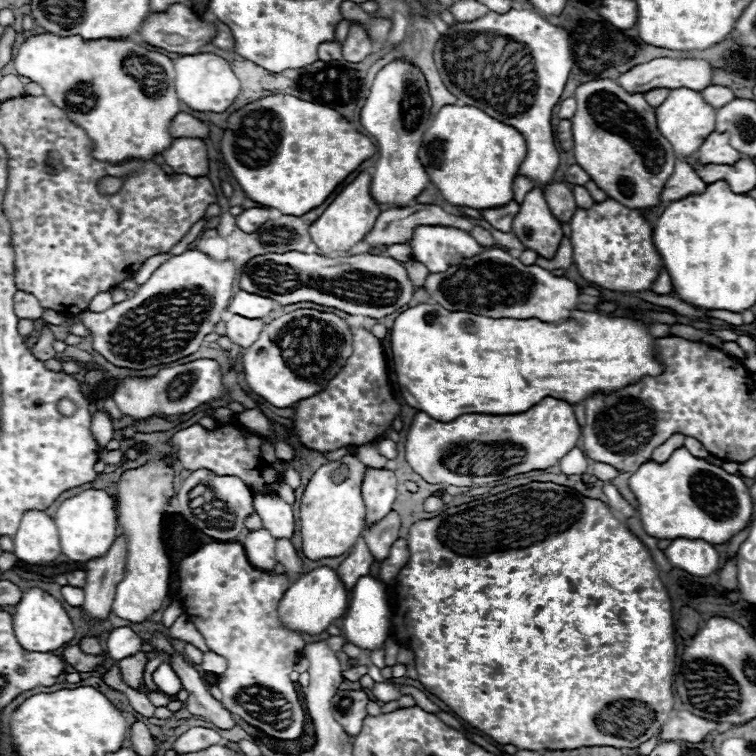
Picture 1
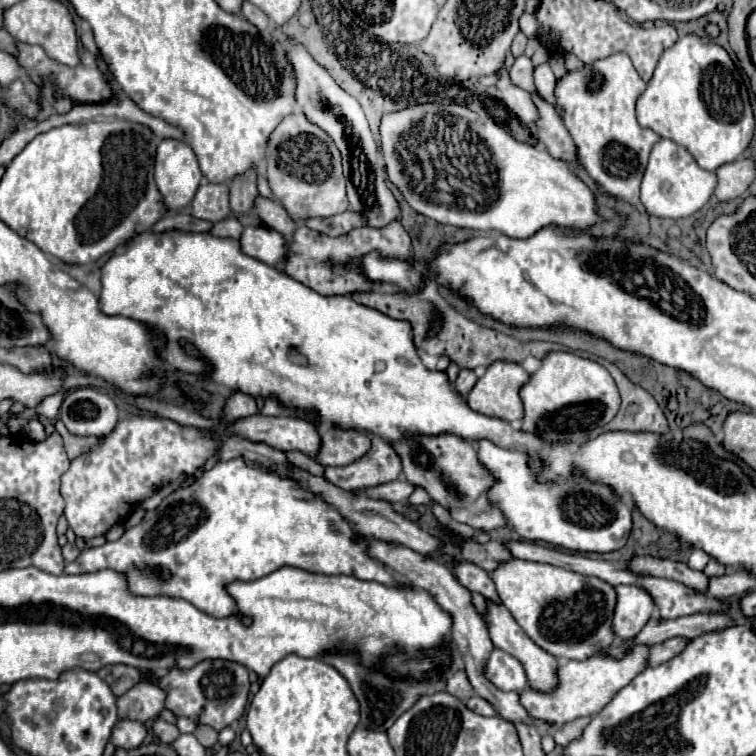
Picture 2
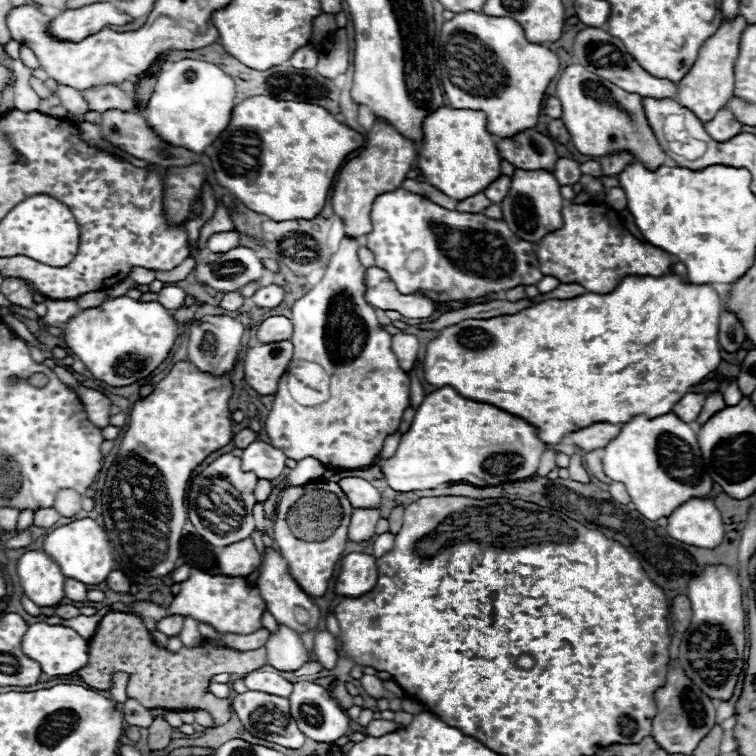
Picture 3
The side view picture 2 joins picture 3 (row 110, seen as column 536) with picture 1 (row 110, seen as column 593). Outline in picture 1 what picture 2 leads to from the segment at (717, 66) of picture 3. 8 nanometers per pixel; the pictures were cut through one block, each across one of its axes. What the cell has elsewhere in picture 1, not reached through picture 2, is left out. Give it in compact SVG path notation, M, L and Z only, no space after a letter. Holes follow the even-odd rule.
M690 88L670 90L670 96L656 108L656 114L658 130L666 140L670 140L678 158L692 156L698 150L698 146L702 146L702 142L706 140L706 134L710 134L710 130L714 130L716 126L716 110L702 98L702 92Z

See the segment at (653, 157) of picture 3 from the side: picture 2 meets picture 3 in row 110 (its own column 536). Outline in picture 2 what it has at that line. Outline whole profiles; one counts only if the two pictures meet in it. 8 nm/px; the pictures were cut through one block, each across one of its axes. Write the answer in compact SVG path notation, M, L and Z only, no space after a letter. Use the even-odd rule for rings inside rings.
M518 558L502 562L490 576L502 604L510 610L526 636L548 654L566 660L586 660L616 642L612 630L616 590L612 584L596 576Z

